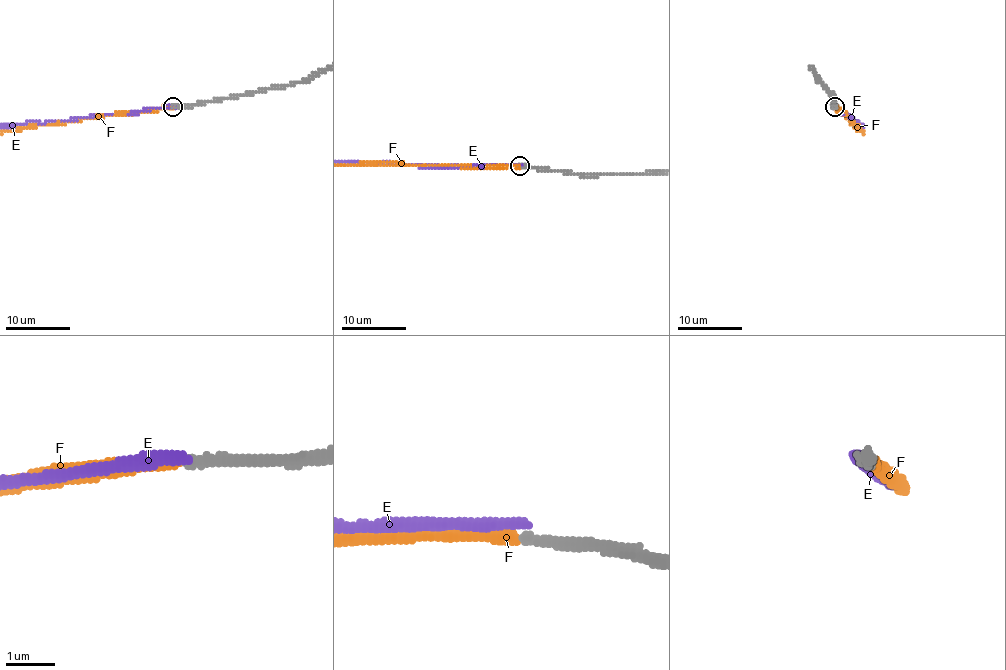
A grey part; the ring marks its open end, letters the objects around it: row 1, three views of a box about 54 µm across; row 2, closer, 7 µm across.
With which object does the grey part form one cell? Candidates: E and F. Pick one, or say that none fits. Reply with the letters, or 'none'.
F

